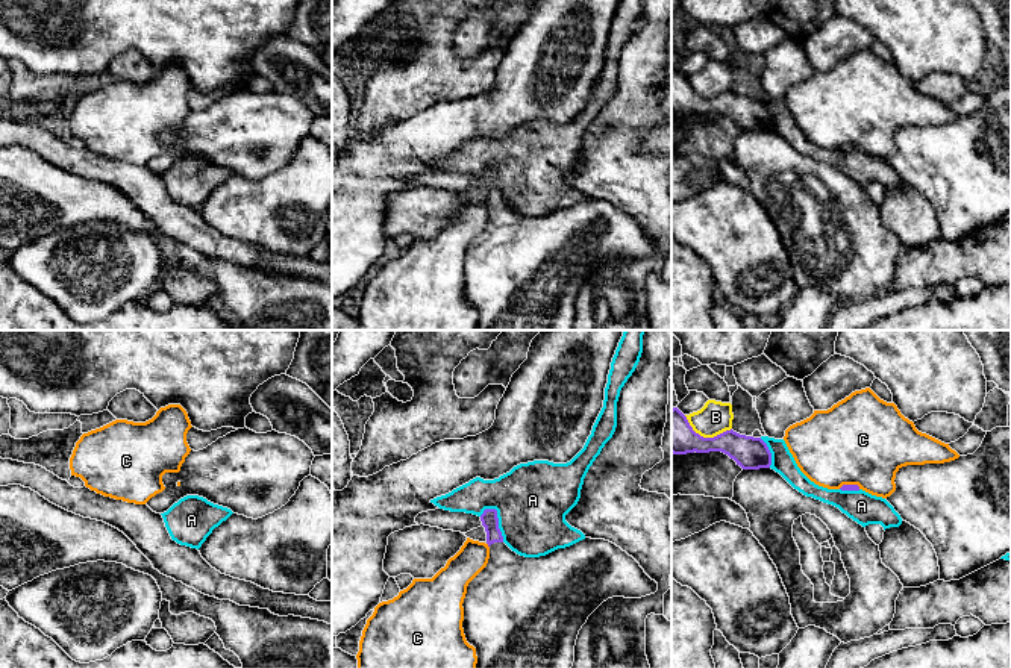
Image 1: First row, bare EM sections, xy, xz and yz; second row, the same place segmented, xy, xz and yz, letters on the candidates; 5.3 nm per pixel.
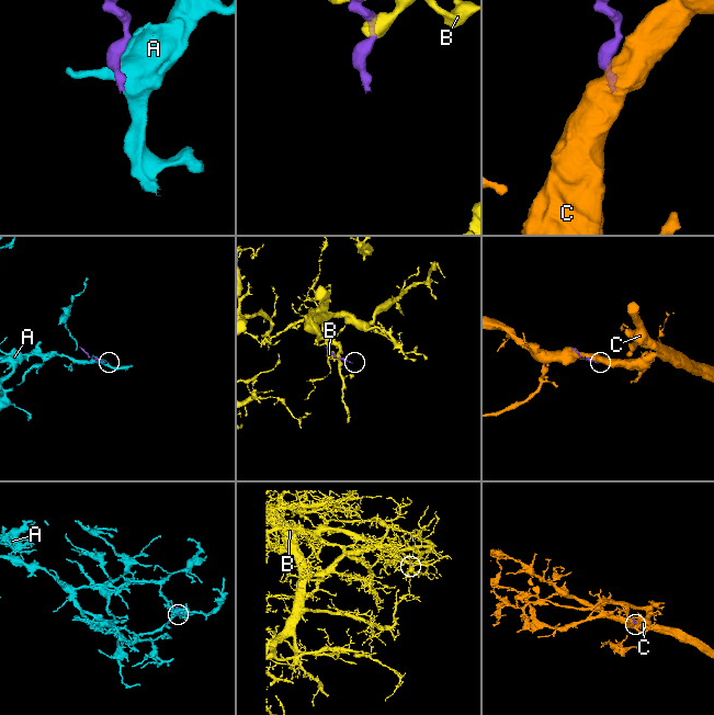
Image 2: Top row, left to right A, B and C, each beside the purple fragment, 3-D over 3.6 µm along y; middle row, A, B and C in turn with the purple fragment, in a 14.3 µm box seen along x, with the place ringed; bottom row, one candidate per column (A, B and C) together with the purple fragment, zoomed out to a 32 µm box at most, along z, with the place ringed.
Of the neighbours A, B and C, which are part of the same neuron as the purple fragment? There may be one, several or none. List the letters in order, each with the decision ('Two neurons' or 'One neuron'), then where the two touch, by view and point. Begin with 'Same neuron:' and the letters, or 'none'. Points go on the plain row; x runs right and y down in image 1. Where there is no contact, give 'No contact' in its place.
Same neuron: none
A: Two neurons. Touches purple at xz (497, 182)
B: Two neurons. Touches purple at yz (705, 99)
C: Two neurons. Touches purple at yz (849, 146)

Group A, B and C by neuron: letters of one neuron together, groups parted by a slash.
A / B / C

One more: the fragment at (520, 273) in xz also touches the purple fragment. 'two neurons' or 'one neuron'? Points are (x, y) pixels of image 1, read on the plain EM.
one neuron

